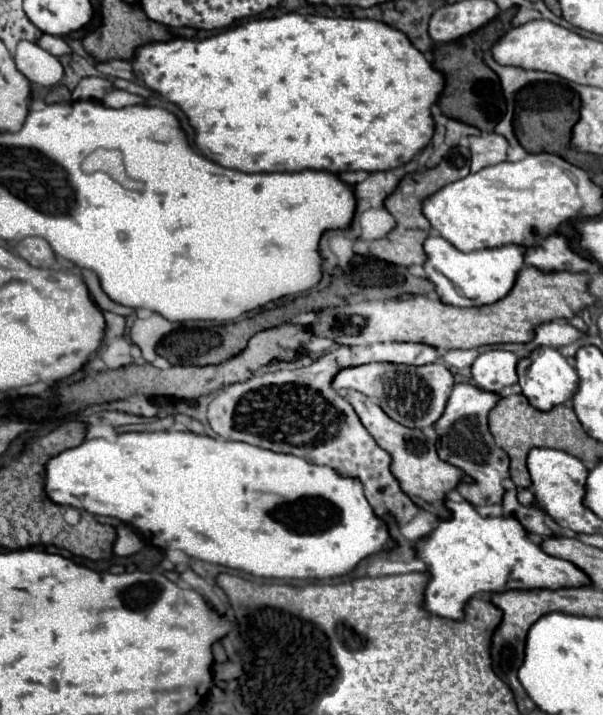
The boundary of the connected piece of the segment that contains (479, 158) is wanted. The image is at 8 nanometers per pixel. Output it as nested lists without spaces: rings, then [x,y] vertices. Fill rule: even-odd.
[[[482,133],[478,137],[470,137],[470,151],[472,151],[472,171],[484,169],[486,165],[496,165],[506,161],[508,141],[498,133]]]

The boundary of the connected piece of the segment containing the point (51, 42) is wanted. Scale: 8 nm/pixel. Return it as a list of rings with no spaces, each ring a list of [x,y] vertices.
[[[48,33],[38,37],[36,45],[40,45],[42,49],[46,49],[48,53],[52,53],[56,57],[62,57],[62,55],[70,53],[70,47],[68,47],[68,43],[62,37],[54,37],[54,35],[48,35]]]

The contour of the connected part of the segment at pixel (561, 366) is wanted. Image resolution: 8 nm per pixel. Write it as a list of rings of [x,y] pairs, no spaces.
[[[538,347],[536,351],[532,351],[530,357],[524,357],[518,365],[522,393],[540,411],[550,411],[552,407],[566,403],[570,399],[570,393],[574,393],[574,385],[578,385],[578,373],[574,373],[572,363],[552,347]]]

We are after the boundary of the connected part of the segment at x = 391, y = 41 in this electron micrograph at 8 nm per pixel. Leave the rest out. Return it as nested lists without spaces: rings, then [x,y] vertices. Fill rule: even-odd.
[[[286,13],[276,19],[252,19],[224,33],[212,35],[204,41],[176,39],[168,43],[148,43],[136,51],[136,59],[132,61],[134,71],[144,75],[144,83],[158,91],[162,97],[174,101],[190,119],[196,129],[196,147],[214,163],[220,163],[228,169],[238,169],[244,173],[292,173],[304,169],[322,169],[332,173],[342,171],[382,171],[394,169],[398,165],[406,165],[412,161],[416,153],[420,153],[430,139],[434,137],[434,119],[432,105],[438,101],[444,89],[442,71],[434,69],[430,61],[412,45],[406,33],[374,19],[344,19],[344,17],[320,17],[320,15],[300,15]]]

